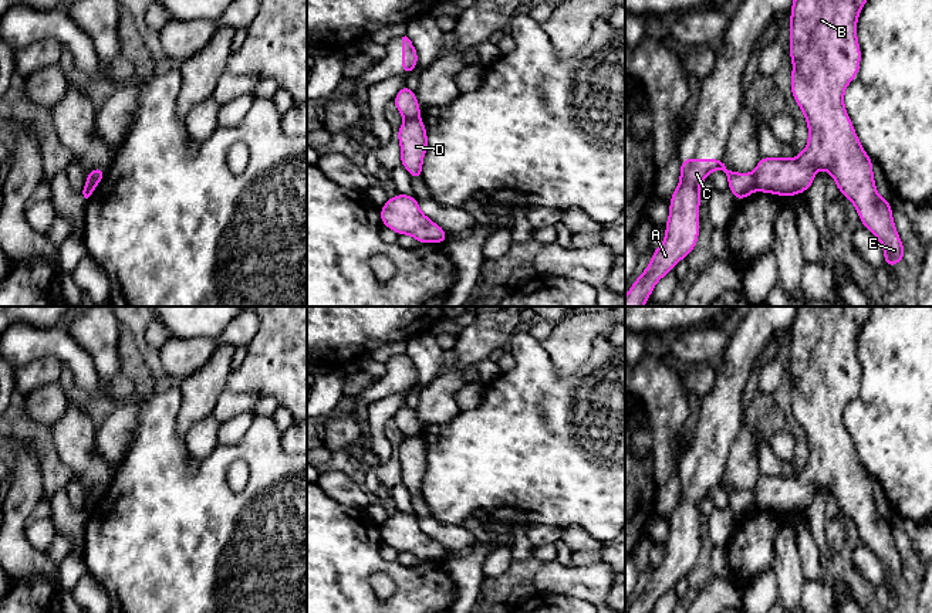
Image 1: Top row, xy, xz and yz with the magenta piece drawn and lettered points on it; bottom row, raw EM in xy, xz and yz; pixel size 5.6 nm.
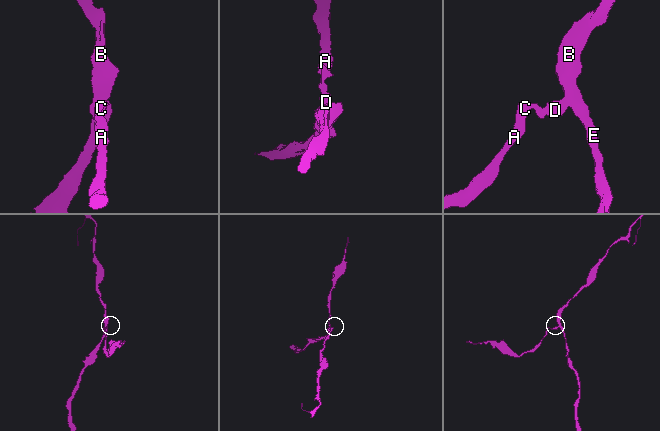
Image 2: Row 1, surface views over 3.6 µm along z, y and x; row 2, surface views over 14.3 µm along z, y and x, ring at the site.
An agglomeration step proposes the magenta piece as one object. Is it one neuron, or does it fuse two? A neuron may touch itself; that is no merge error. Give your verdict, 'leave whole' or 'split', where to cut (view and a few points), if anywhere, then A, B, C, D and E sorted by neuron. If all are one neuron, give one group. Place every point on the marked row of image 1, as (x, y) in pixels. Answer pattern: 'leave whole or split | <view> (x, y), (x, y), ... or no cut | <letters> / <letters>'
split | yz (752, 173), (756, 189) | A C / B D E

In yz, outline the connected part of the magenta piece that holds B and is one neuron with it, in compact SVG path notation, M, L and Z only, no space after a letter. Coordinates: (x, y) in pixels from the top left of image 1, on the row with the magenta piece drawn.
M793 0L790 24L793 60L791 94L808 125L807 148L796 159L762 158L753 172L756 190L796 196L806 193L816 179L816 170L824 169L857 209L867 230L884 247L884 267L895 267L906 257L892 220L892 207L881 199L872 173L872 160L861 146L851 119L844 108L847 85L860 71L861 50L857 40L857 18L867 0Z

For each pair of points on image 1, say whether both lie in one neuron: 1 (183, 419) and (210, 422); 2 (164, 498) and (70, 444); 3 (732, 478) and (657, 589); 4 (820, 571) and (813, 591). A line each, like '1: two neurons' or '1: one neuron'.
1: two neurons
2: two neurons
3: two neurons
4: two neurons

